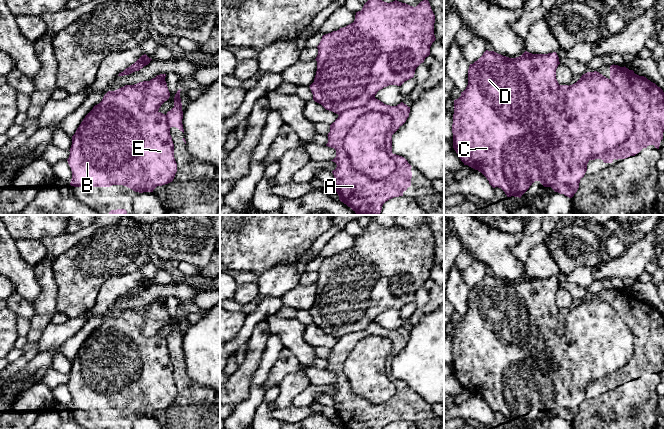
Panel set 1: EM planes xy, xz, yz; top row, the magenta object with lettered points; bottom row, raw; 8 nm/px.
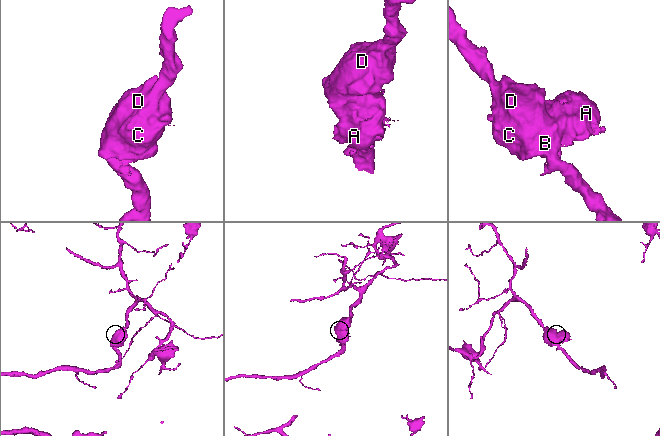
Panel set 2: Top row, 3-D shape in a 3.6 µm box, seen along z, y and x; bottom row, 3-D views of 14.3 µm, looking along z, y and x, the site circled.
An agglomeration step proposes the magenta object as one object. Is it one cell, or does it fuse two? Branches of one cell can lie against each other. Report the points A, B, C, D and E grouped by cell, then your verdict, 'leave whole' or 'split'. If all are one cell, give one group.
groups A / B C D E; split

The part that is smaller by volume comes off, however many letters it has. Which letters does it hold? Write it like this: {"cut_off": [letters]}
{"cut_off": ["A"]}

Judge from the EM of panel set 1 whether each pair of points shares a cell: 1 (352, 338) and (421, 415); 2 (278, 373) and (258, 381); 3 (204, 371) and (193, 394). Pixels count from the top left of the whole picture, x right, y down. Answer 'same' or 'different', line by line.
1: same
2: different
3: different

